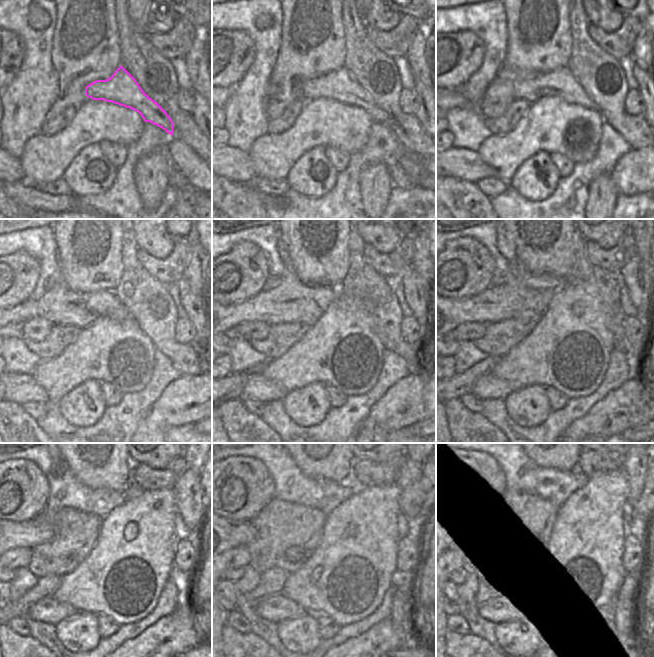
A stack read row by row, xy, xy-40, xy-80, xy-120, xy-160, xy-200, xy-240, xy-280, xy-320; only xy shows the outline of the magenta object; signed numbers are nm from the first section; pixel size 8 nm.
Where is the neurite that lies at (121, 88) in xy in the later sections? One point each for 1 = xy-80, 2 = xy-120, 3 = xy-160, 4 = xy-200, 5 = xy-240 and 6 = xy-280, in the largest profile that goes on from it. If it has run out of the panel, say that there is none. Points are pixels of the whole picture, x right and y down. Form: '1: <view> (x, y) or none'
1: xy-80 (531, 86)
2: xy-120 (61, 305)
3: xy-160 (291, 301)
4: xy-200 (498, 303)
5: xy-240 (41, 529)
6: xy-280 (232, 534)

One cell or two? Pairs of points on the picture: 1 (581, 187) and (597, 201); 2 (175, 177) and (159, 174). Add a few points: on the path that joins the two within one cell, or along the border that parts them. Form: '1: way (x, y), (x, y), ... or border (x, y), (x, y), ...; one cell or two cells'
1: border (602, 174), (589, 185), (589, 194), (584, 208); two cells
2: border (171, 160), (171, 174), (168, 185); two cells

